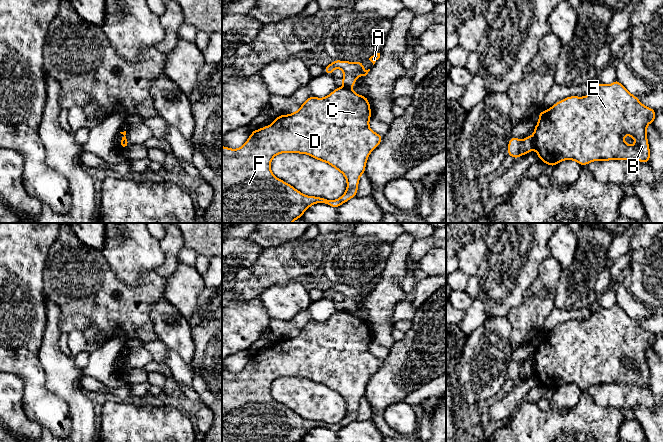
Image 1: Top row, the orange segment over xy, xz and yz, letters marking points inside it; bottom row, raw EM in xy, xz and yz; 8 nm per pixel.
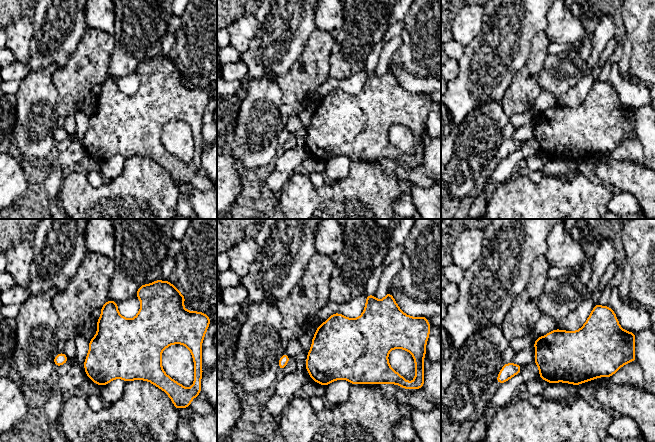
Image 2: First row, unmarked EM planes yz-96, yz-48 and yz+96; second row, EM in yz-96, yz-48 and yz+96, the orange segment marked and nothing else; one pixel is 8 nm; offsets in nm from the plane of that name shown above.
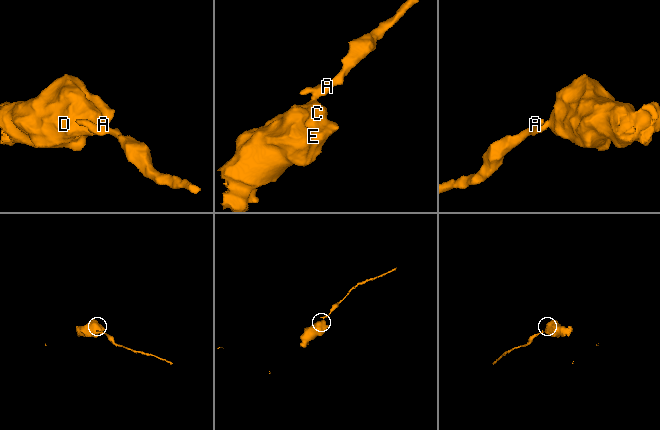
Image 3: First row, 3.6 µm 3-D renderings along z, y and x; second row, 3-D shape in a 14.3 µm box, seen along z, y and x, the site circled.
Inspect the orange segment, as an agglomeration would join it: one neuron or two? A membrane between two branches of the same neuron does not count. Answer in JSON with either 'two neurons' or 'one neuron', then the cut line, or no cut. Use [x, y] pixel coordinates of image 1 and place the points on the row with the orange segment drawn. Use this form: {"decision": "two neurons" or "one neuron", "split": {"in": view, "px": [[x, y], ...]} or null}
{"decision": "two neurons", "split": {"in": "yz", "px": [[533, 137], [535, 148]]}}

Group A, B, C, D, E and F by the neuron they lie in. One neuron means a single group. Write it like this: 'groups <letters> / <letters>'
groups A / B C D E F

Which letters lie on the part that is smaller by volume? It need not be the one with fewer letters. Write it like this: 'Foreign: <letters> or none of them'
Foreign: A

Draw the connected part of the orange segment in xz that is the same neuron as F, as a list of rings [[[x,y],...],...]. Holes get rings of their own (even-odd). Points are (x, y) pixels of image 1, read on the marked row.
[[[338,87],[324,98],[309,97],[294,113],[279,115],[272,124],[253,130],[247,141],[238,149],[222,146],[222,223],[292,223],[302,217],[313,204],[324,203],[337,208],[357,196],[360,176],[365,173],[370,153],[378,147],[383,136],[369,127],[371,108],[368,98],[350,88]],[[281,153],[307,154],[319,161],[326,162],[340,171],[346,181],[345,193],[336,200],[307,196],[290,184],[278,179],[271,171],[272,159]]]

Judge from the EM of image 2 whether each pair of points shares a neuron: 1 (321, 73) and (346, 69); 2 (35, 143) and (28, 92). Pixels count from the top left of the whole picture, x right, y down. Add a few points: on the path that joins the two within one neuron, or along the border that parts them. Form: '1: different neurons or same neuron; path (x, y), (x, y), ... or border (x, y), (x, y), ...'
1: different neurons; border (333, 49), (330, 55), (328, 77)
2: same neuron; path (35, 130), (35, 105)

